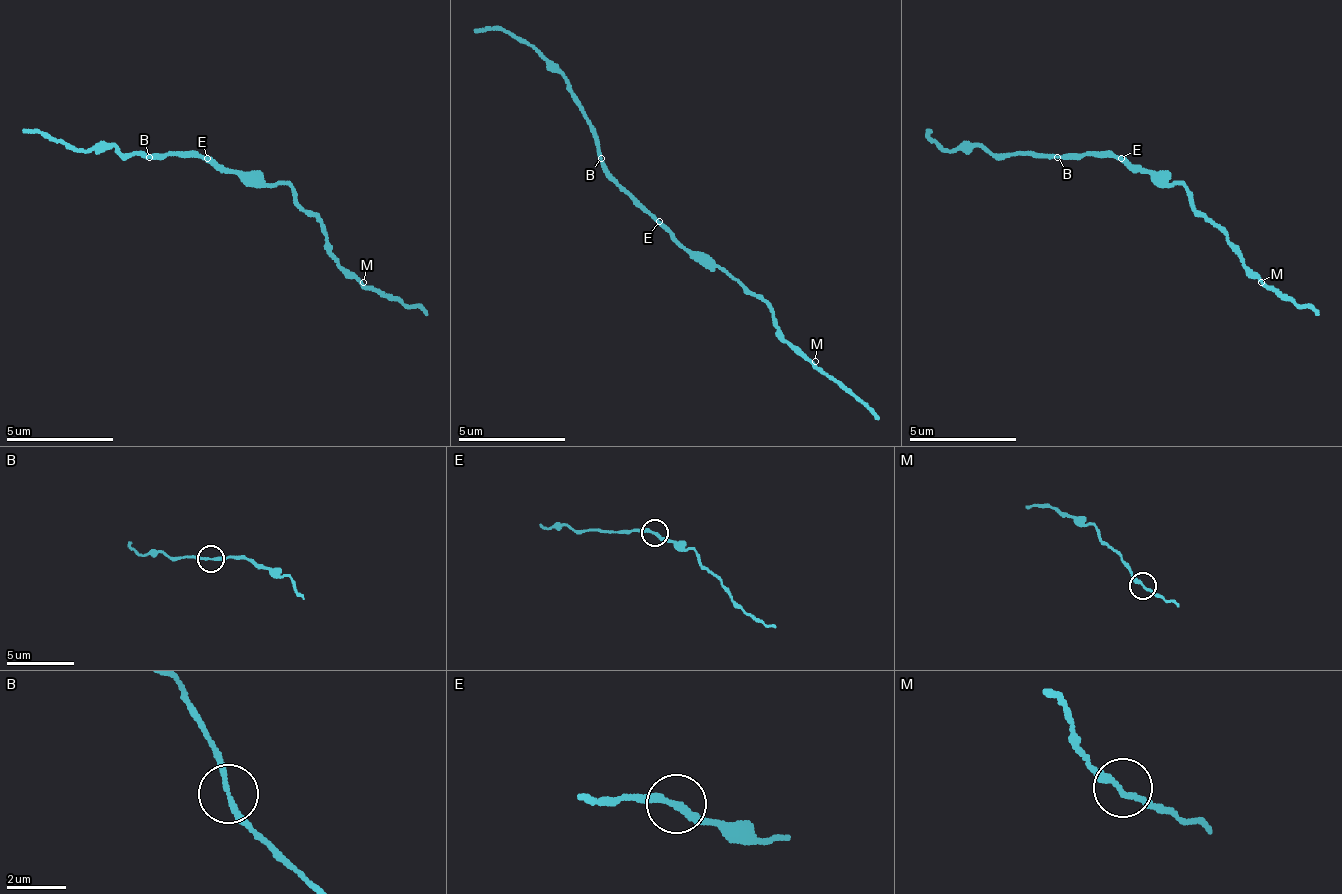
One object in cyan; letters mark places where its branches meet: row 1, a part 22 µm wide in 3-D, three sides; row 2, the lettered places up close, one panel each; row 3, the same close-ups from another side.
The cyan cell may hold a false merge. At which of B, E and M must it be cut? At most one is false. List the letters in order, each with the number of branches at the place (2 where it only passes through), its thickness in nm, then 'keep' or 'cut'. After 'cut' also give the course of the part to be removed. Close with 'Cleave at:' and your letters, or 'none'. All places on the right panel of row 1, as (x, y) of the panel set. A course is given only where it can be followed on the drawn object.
B: 2 branches meet; 190 nm thick; keep
E: 2 branches meet; 190 nm thick; keep
M: 2 branches meet; 180 nm thick; keep
Cleave at: none

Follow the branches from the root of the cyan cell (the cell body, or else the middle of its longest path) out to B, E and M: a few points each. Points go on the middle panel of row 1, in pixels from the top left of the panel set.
B: (680, 243), (605, 167), (599, 157)
E: (680, 243), (659, 221)
M: (680, 243), (696, 253), (707, 253), (728, 270), (772, 313), (772, 323), (815, 361)

